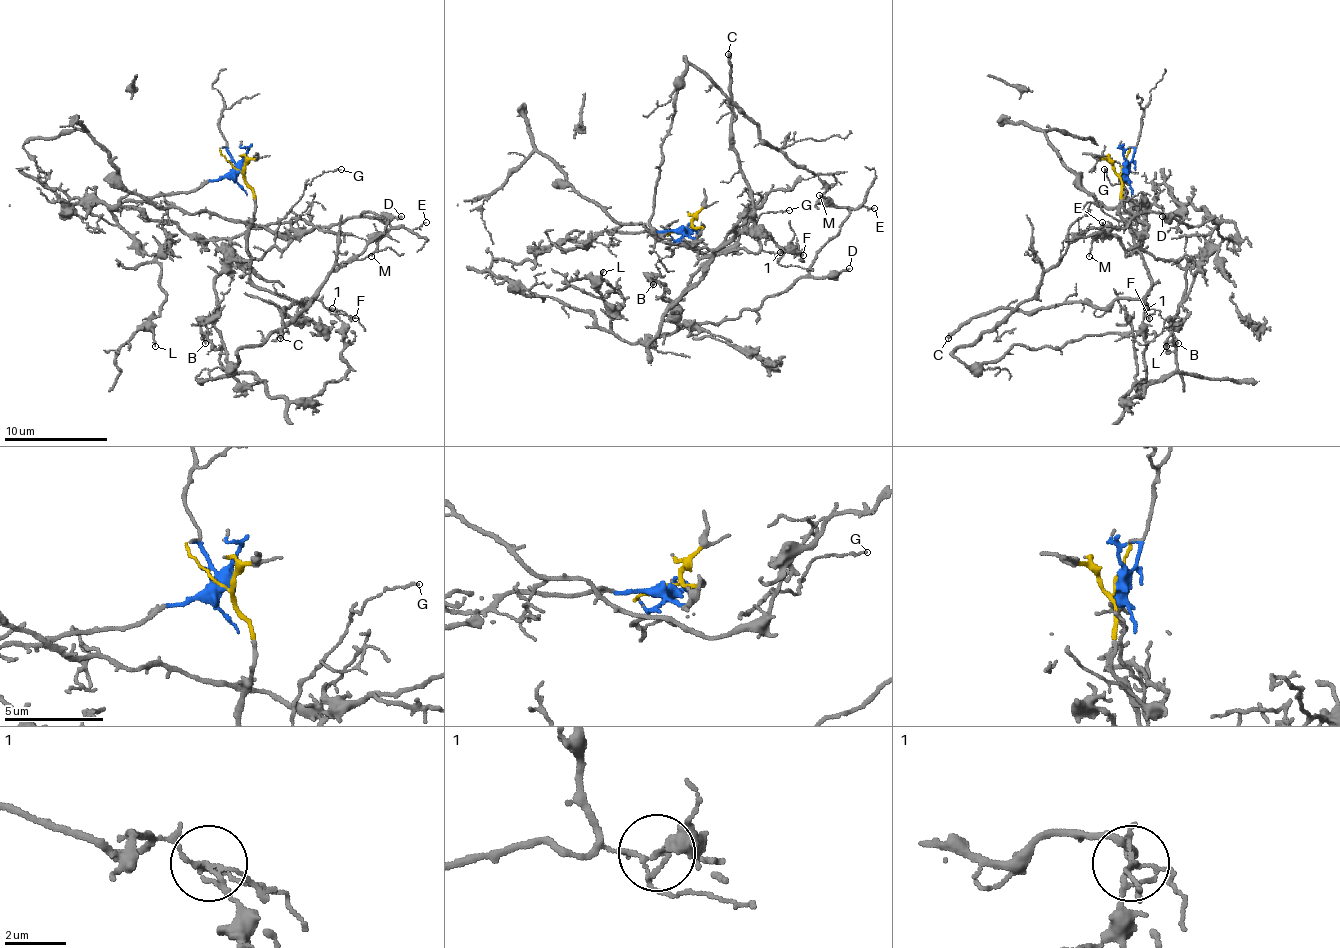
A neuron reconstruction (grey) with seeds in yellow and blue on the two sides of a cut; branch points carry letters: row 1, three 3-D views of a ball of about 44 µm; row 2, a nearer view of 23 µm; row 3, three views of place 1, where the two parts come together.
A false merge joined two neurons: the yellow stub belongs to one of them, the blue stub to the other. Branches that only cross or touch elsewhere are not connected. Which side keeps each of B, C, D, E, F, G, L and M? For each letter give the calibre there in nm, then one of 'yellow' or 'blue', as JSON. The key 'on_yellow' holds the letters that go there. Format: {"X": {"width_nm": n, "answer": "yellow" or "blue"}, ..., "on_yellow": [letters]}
{"B": {"width_nm": 140, "answer": "blue"}, "C": {"width_nm": 240, "answer": "yellow"}, "D": {"width_nm": 160, "answer": "blue"}, "E": {"width_nm": 130, "answer": "blue"}, "F": {"width_nm": 150, "answer": "yellow"}, "G": {"width_nm": 120, "answer": "blue"}, "L": {"width_nm": 140, "answer": "blue"}, "M": {"width_nm": 120, "answer": "blue"}, "on_yellow": ["C", "F"]}

